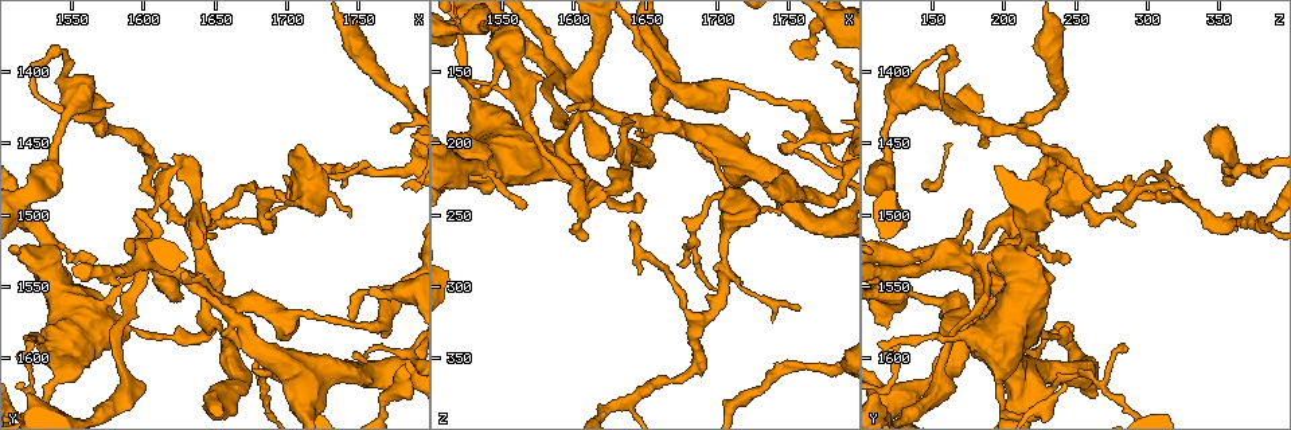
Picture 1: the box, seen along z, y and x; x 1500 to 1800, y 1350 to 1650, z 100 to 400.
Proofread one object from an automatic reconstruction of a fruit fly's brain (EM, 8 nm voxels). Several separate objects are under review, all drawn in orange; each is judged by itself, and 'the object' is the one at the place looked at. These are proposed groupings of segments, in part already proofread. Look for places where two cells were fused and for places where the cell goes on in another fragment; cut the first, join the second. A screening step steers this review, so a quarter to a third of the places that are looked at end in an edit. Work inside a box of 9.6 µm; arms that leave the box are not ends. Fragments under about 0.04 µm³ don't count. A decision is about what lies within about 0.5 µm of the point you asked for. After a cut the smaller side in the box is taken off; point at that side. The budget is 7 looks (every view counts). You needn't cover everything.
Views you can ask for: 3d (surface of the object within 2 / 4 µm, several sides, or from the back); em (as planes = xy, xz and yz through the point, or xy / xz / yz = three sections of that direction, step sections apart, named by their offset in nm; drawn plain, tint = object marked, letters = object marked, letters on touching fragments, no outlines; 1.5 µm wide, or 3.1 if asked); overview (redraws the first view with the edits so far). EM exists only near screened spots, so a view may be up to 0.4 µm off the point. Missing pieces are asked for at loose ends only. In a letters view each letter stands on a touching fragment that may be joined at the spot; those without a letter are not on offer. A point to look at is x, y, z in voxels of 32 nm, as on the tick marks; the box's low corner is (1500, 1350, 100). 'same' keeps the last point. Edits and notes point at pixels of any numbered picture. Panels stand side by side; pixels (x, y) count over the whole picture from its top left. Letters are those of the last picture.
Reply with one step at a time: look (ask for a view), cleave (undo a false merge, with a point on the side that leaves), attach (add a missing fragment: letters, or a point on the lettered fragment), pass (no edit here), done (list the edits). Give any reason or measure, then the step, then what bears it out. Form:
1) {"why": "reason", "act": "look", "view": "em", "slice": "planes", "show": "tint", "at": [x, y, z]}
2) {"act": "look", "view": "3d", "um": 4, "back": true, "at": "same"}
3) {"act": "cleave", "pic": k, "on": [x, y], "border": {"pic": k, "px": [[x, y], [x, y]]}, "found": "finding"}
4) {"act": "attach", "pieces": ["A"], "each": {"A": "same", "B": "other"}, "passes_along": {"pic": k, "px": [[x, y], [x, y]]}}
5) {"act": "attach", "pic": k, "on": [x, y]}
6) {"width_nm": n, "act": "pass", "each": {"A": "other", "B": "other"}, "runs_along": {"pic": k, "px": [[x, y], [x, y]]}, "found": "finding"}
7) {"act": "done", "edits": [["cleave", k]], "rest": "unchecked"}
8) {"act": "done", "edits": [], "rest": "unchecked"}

{"act": "look", "view": "em", "slice": "xz", "step": 8, "show": "letters", "at": [1566, 1532, 246]}

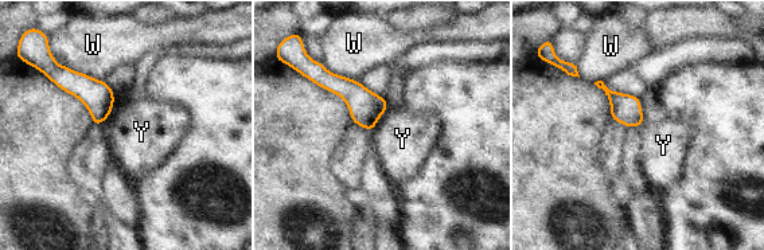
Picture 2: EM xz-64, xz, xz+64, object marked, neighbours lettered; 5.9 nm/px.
{"act": "look", "view": "em", "slice": "planes", "show": "letters", "at": "same"}

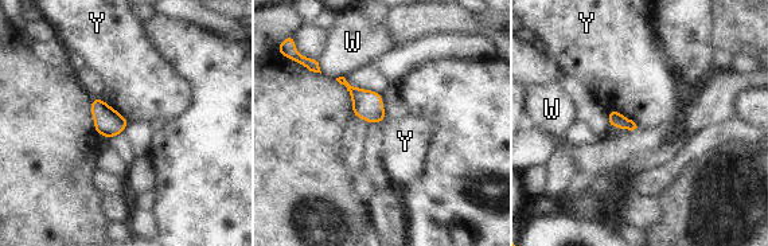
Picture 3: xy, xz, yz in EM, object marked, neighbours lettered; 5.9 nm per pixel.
{"act": "pass", "each": {"W": "other", "Y": "other"}, "border": {"pic": 3, "px": [[607, 110], [616, 109], [636, 127]]}, "found": "none of them fits"}

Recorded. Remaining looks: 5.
{"why": "calibre changes", "act": "look", "view": "em", "slice": "planes", "show": "plain", "at": [1698, 1616, 238]}

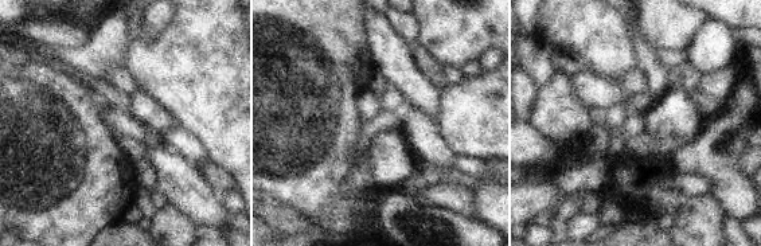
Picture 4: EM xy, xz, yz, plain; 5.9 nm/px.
{"why": "with the object marked", "act": "look", "view": "em", "slice": "planes", "show": "tint", "at": "same"}

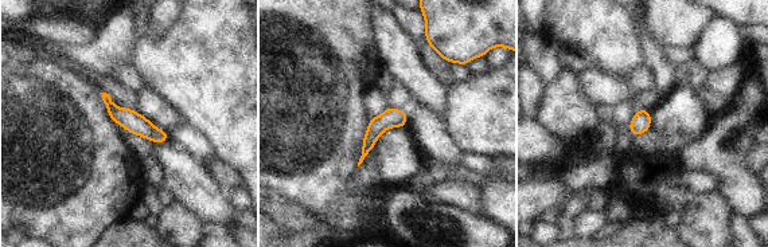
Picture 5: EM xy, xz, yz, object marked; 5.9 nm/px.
{"act": "look", "view": "em", "slice": "planes", "show": "letters", "at": "same"}

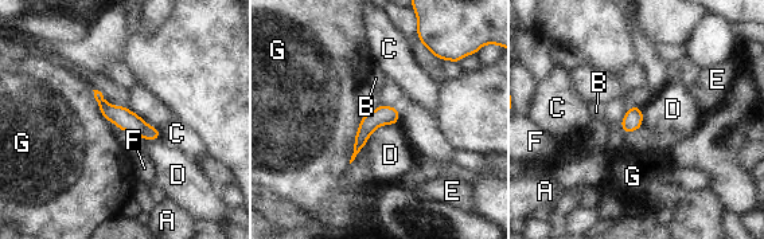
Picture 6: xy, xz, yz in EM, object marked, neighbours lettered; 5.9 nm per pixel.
{"width_nm": 120, "act": "pass", "each": {"A": "other", "B": "other", "C": "other", "D": "other", "E": "other", "F": "other", "G": "other"}, "border": {"pic": 6, "px": [[396, 124], [378, 126], [365, 145]]}, "found": "one cell here"}

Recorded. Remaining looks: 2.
{"why": "tapers out", "act": "look", "view": "em", "slice": "xy", "step": 8, "show": "letters", "at": [1746, 1598, 192]}

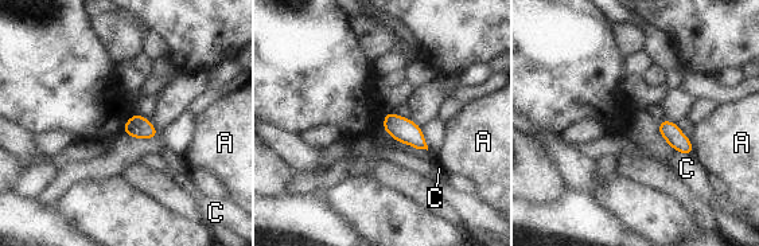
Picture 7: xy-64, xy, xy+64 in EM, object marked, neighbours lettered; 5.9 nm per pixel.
{"act": "look", "view": "em", "slice": "xz", "step": 8, "show": "letters", "at": "same"}

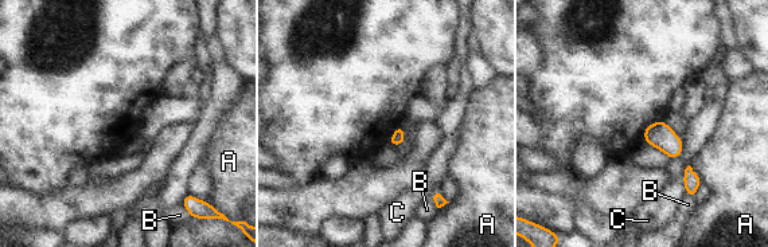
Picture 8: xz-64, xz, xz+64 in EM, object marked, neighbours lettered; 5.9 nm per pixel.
{"act": "pass", "each": {"A": "other", "B": "other", "C": "other"}, "border": {"pic": 8, "px": [[682, 183], [686, 195]]}, "found": "no lettered fragment goes on from it"}

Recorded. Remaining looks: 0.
{"act": "done", "edits": [], "rest": "unchecked"}

